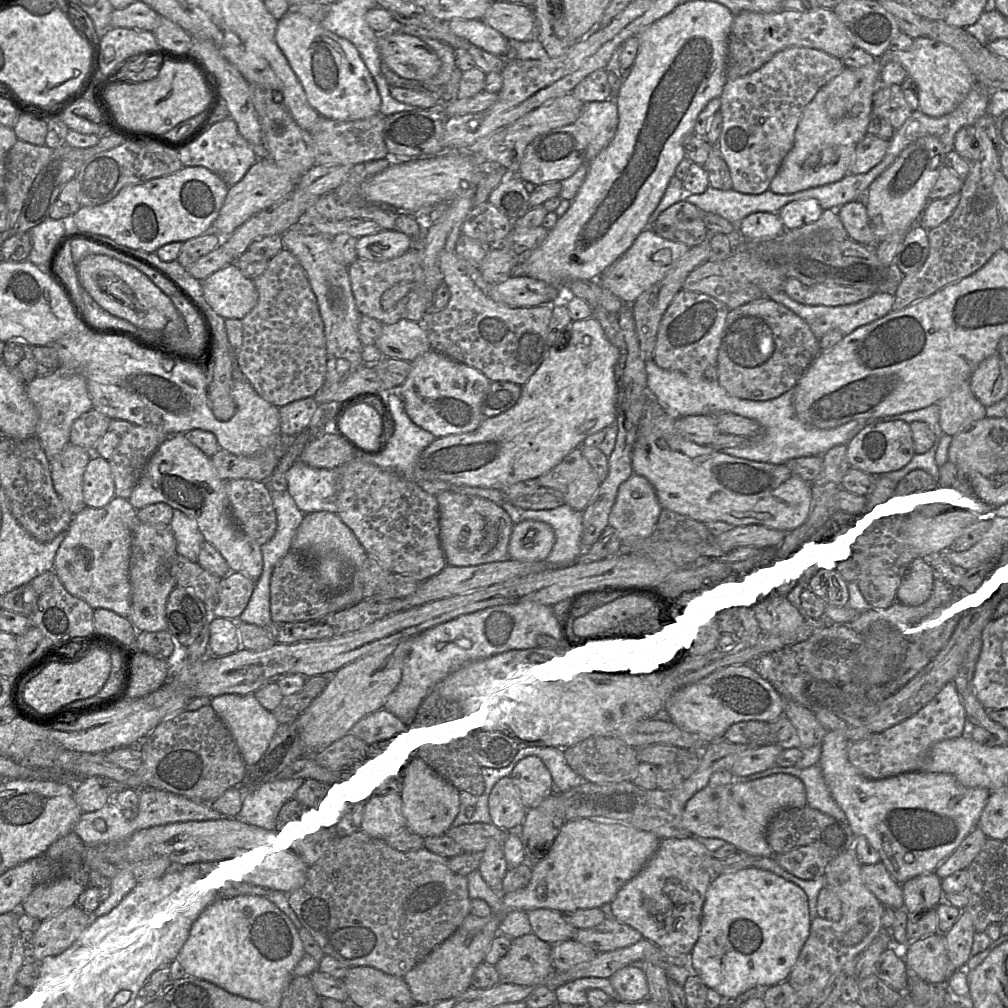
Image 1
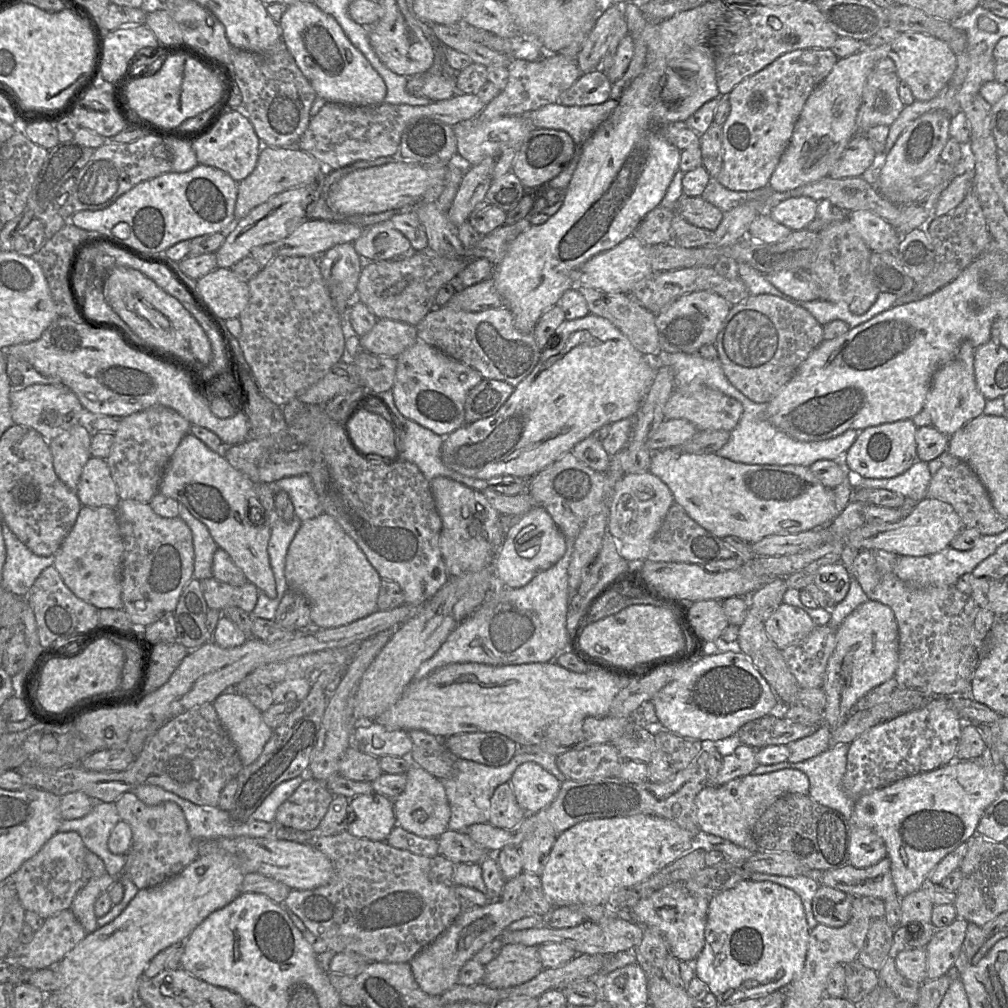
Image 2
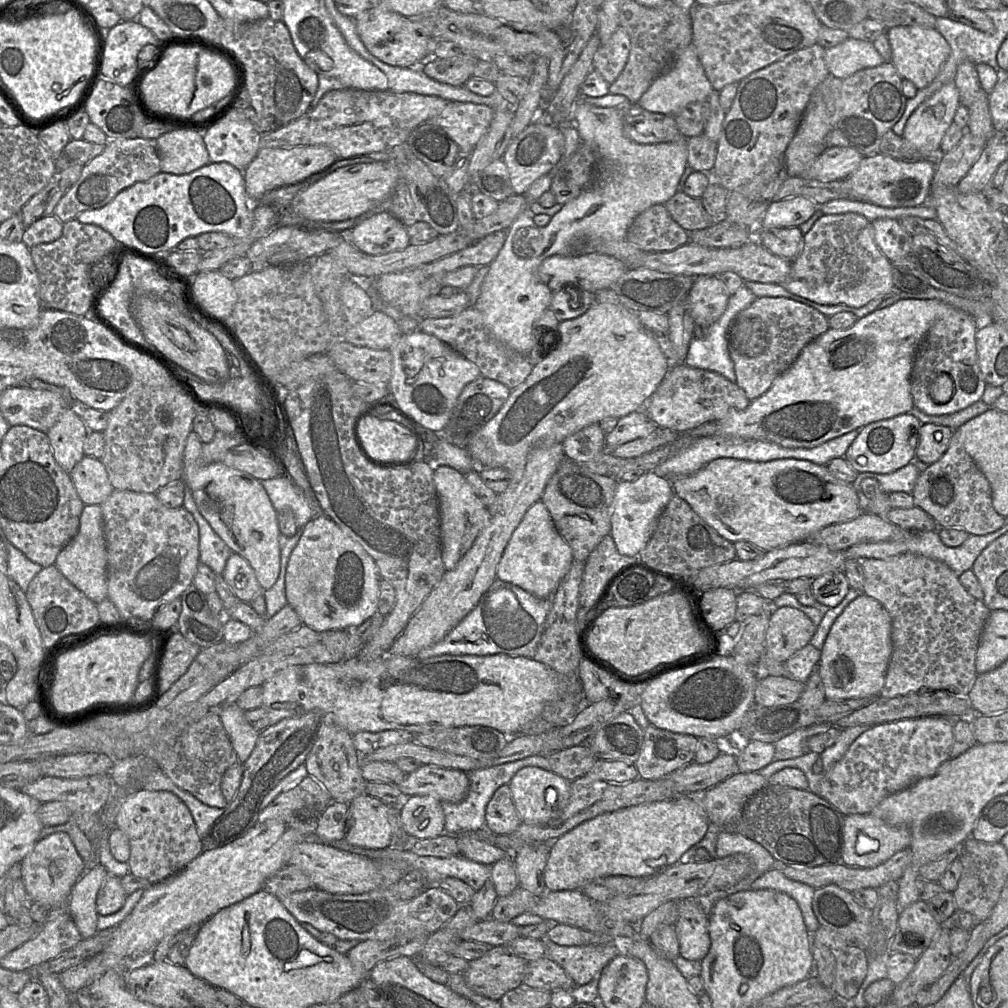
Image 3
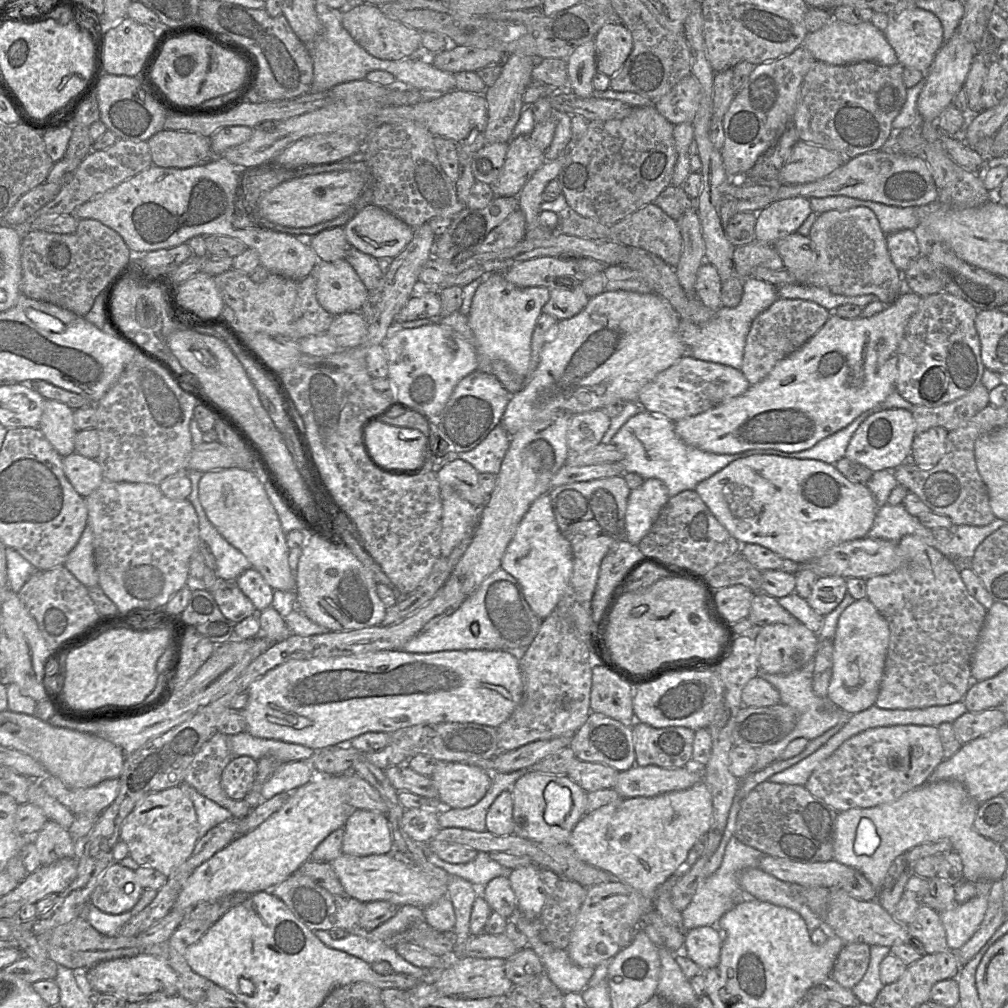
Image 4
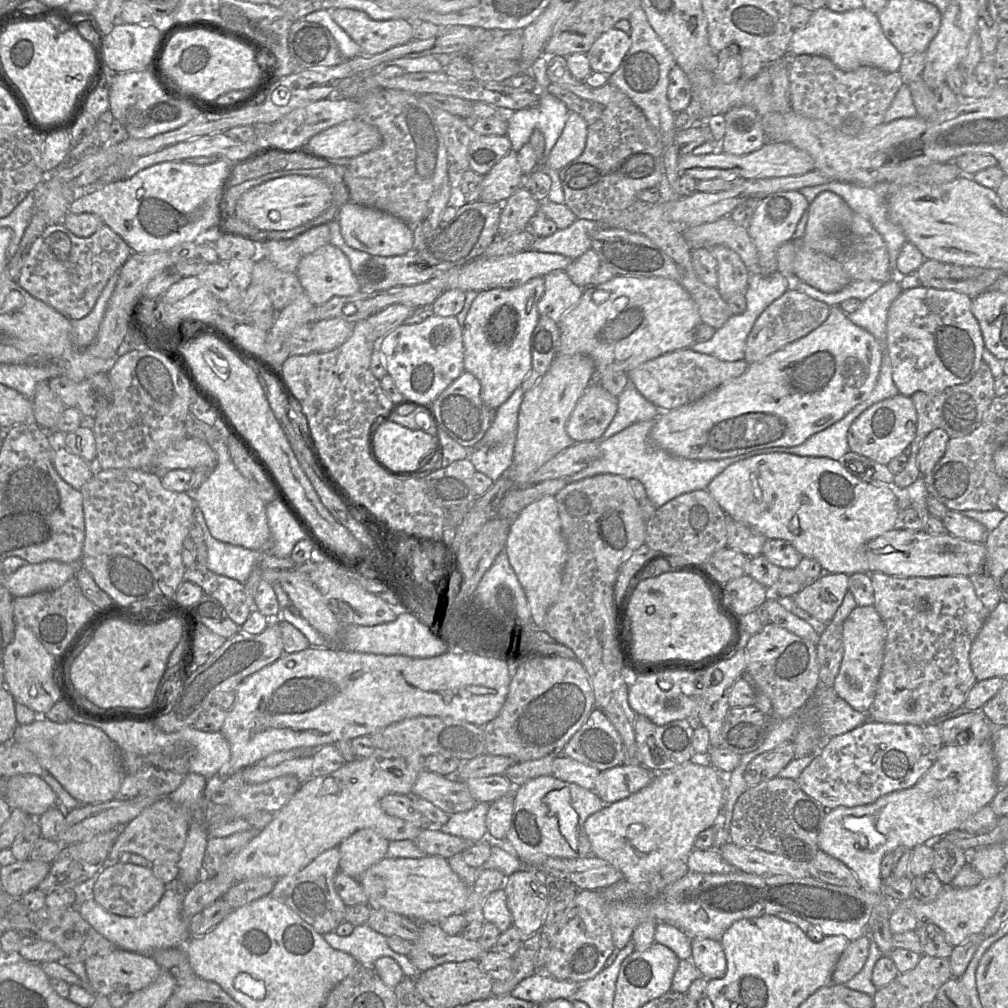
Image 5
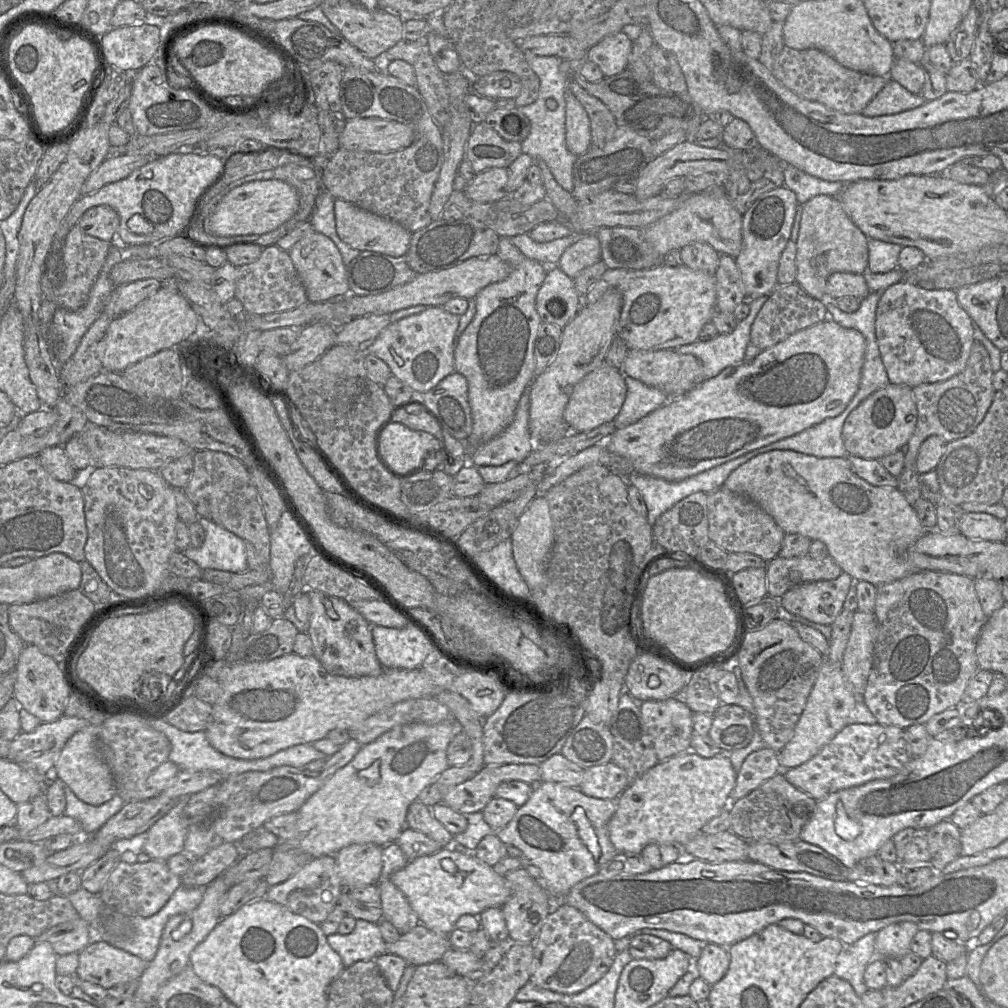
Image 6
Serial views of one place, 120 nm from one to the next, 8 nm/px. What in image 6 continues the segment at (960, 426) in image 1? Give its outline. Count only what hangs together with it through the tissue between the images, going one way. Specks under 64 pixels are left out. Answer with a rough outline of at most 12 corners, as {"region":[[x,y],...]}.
{"region":[[905,281],[875,330],[889,382],[959,374],[975,342],[956,290]]}

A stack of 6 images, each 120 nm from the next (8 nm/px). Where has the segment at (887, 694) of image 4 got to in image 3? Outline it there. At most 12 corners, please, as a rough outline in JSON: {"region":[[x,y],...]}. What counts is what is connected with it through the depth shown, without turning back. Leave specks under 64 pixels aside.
{"region":[[865,558],[892,619],[879,697],[967,696],[991,612],[949,566]]}

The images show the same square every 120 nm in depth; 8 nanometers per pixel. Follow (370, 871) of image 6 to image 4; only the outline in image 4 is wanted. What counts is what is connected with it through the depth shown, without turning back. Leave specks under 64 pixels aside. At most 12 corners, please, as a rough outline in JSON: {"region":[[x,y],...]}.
{"region":[[351,809],[342,852],[392,851],[387,816]]}

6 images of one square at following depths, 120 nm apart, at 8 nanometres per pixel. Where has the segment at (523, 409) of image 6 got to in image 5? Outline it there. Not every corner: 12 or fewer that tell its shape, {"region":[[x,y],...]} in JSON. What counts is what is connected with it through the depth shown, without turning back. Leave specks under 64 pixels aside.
{"region":[[519,386],[496,409],[477,447],[500,444],[517,433],[525,391]]}

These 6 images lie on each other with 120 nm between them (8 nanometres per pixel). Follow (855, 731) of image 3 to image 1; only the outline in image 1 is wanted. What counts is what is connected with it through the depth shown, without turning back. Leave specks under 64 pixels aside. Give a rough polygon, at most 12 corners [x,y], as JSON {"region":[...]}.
{"region":[[818,763],[805,769],[775,765],[736,779],[777,773],[803,782],[807,806],[836,820],[846,815],[833,799]]}

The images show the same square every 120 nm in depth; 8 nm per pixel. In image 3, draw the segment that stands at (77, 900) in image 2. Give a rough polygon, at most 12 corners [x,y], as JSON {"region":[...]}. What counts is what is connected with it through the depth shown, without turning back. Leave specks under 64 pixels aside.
{"region":[[101,864],[74,885],[66,910],[83,939],[98,932],[97,894]]}

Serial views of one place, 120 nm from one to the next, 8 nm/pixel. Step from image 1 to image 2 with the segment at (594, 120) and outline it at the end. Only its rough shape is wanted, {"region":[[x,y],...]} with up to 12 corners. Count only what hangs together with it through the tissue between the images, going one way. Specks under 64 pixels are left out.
{"region":[[619,99],[587,105],[547,104],[529,117],[536,128],[567,132],[581,146]]}

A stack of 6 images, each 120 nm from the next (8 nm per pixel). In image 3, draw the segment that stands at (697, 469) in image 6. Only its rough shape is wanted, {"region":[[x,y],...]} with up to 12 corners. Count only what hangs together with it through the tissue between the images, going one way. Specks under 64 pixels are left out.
{"region":[[901,299],[828,328],[717,435],[812,448],[914,408],[932,323]]}

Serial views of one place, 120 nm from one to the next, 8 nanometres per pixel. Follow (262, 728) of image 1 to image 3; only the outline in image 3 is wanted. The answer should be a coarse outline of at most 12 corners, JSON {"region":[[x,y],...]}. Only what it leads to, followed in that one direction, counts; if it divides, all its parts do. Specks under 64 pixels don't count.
{"region":[[236,703],[219,716],[238,761],[245,763],[260,732]]}

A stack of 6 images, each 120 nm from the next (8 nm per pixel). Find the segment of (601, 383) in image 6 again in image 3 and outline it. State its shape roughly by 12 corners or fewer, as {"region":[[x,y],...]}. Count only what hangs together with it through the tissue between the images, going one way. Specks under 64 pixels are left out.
{"region":[[594,423],[568,436],[566,458],[585,463],[606,451]]}

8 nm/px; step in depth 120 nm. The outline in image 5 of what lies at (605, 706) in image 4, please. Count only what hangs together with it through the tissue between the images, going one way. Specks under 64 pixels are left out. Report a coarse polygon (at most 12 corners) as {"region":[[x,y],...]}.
{"region":[[629,682],[602,710],[622,739],[624,764],[642,765],[628,702]]}

